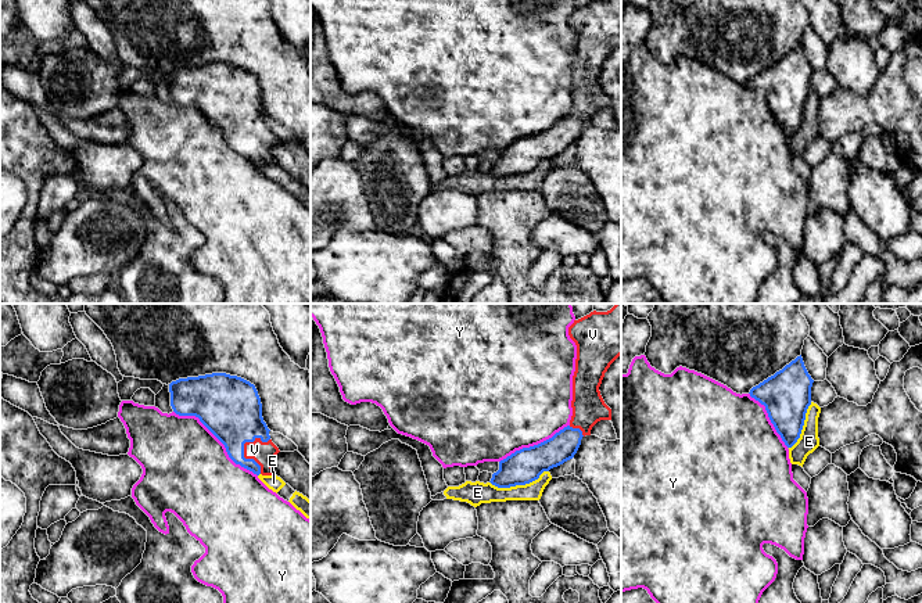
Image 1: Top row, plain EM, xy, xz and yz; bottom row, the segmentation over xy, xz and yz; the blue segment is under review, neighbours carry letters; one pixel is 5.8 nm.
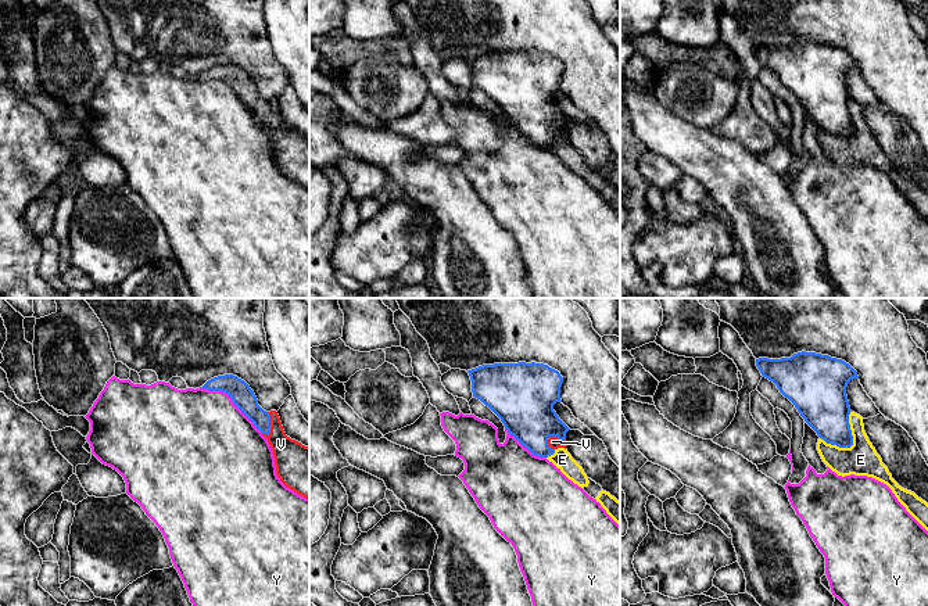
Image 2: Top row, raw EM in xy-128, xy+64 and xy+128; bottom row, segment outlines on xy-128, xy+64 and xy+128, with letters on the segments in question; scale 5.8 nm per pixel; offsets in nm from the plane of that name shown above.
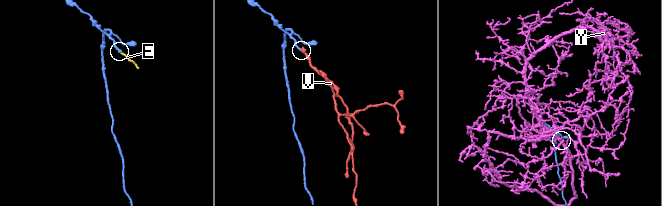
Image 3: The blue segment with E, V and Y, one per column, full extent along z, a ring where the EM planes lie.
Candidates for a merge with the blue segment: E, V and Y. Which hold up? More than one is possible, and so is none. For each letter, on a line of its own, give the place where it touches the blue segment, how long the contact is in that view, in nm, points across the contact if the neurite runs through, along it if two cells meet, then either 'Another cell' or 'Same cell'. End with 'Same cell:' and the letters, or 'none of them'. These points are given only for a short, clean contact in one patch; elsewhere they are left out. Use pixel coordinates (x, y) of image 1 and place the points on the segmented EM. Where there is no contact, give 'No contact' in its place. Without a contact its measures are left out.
E: Touches blue at xz (519, 484). Shared border 360 nm. Another cell
V: Touches blue at xy (243, 455). Shared border 220 nm. Same cell
Y: Touches blue at xy (218, 438). Shared border 600 nm. Another cell
Same cell: V

